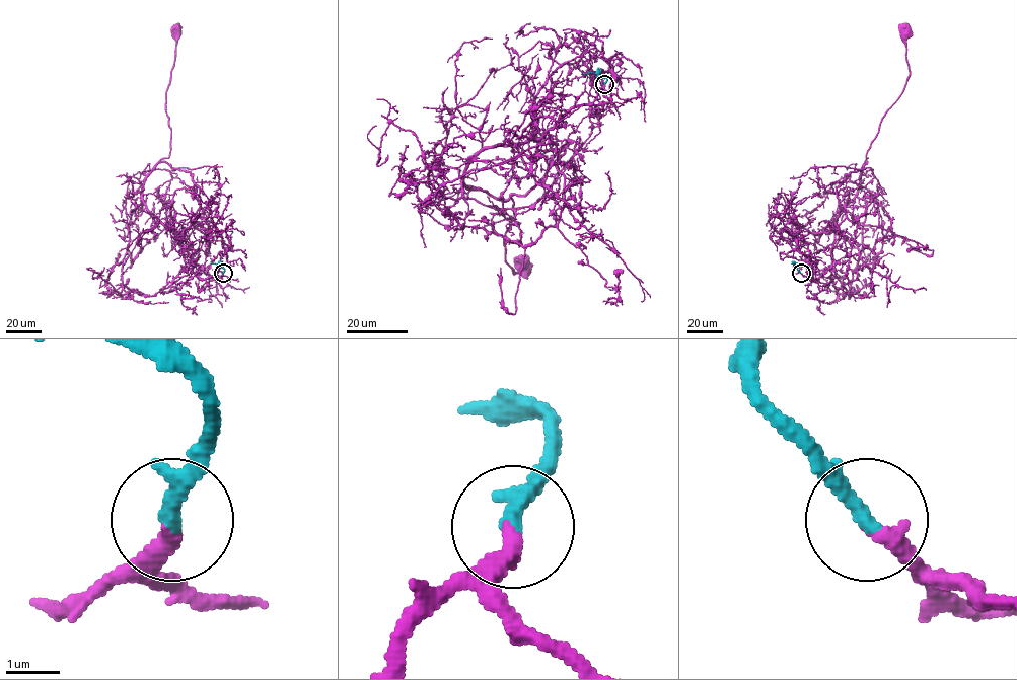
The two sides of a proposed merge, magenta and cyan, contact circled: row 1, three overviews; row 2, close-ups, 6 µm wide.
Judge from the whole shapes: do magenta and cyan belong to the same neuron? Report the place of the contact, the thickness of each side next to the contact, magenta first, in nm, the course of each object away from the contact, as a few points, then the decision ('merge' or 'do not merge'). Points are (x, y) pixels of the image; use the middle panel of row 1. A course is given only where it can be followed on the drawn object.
(604, 84) | 320/240 nm | magenta via (604, 84), (542, 137), (485, 146), (463, 176), (466, 185), (512, 200), (505, 260), (515, 273), (524, 268) | cyan via (604, 84), (606, 79), (583, 73) | merge

